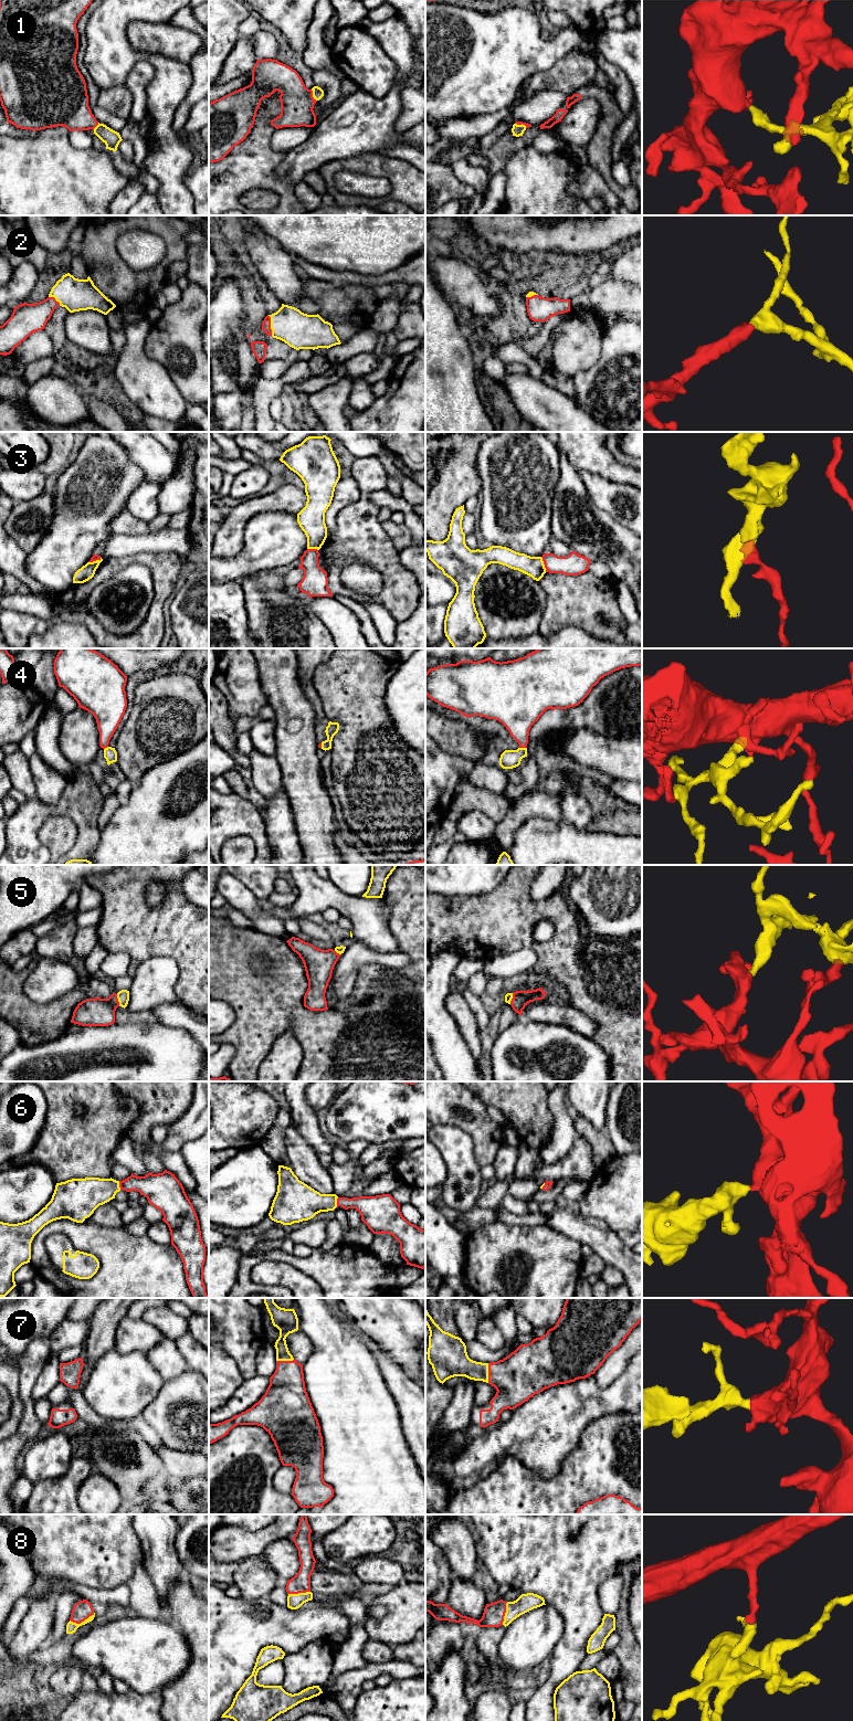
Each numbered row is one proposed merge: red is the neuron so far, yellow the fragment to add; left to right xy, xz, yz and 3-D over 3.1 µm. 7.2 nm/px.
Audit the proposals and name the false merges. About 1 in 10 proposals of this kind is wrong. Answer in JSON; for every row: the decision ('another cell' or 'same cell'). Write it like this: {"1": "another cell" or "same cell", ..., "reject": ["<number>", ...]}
{"1": "same cell", "2": "same cell", "3": "another cell", "4": "same cell", "5": "same cell", "6": "same cell", "7": "same cell", "8": "same cell", "reject": ["3"]}

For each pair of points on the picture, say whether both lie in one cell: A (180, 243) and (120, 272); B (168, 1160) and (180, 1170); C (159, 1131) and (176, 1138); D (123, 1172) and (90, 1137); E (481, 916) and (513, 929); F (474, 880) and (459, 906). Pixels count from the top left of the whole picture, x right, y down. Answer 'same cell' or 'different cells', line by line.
A: same cell
B: same cell
C: different cells
D: different cells
E: same cell
F: different cells

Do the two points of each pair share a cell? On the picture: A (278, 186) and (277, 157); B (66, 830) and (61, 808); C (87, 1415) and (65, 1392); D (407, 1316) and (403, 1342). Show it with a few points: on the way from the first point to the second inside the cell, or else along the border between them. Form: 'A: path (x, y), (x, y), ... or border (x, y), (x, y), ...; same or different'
A: path (272, 179), (270, 177), (271, 164); same
B: border (40, 827), (51, 816), (65, 815), (77, 837); different
C: path (83, 1410), (71, 1397); same
D: path (403, 1322), (403, 1336); same

